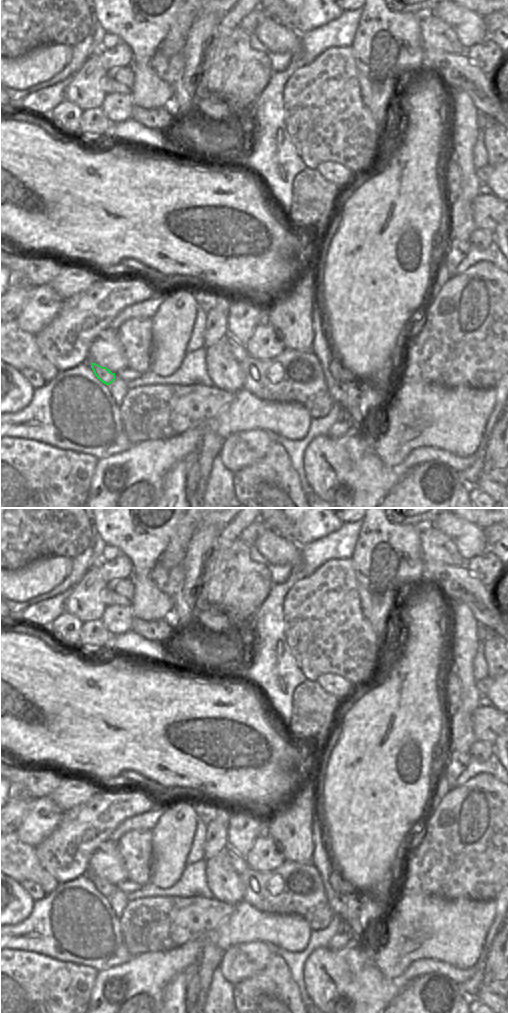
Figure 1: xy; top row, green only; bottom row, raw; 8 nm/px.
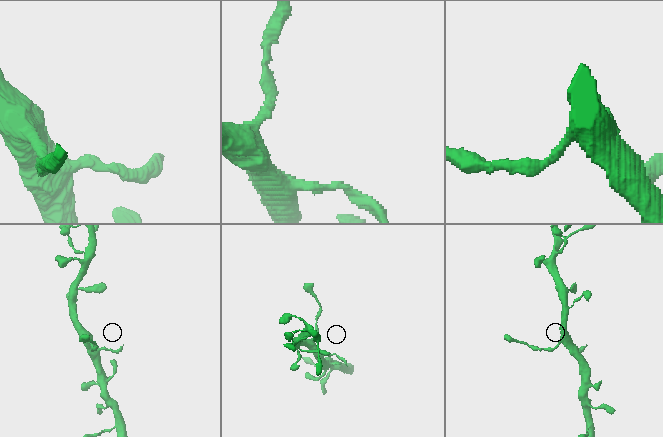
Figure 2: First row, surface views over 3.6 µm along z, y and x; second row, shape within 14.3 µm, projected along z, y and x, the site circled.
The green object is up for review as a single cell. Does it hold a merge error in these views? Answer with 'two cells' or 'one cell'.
one cell

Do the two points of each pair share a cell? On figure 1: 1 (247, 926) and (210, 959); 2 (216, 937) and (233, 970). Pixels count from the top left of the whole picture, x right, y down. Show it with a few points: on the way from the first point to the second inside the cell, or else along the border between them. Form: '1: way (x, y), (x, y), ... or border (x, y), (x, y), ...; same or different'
1: border (223, 950), (206, 943), (199, 958); different
2: border (245, 942), (239, 945), (232, 945), (223, 951); different

